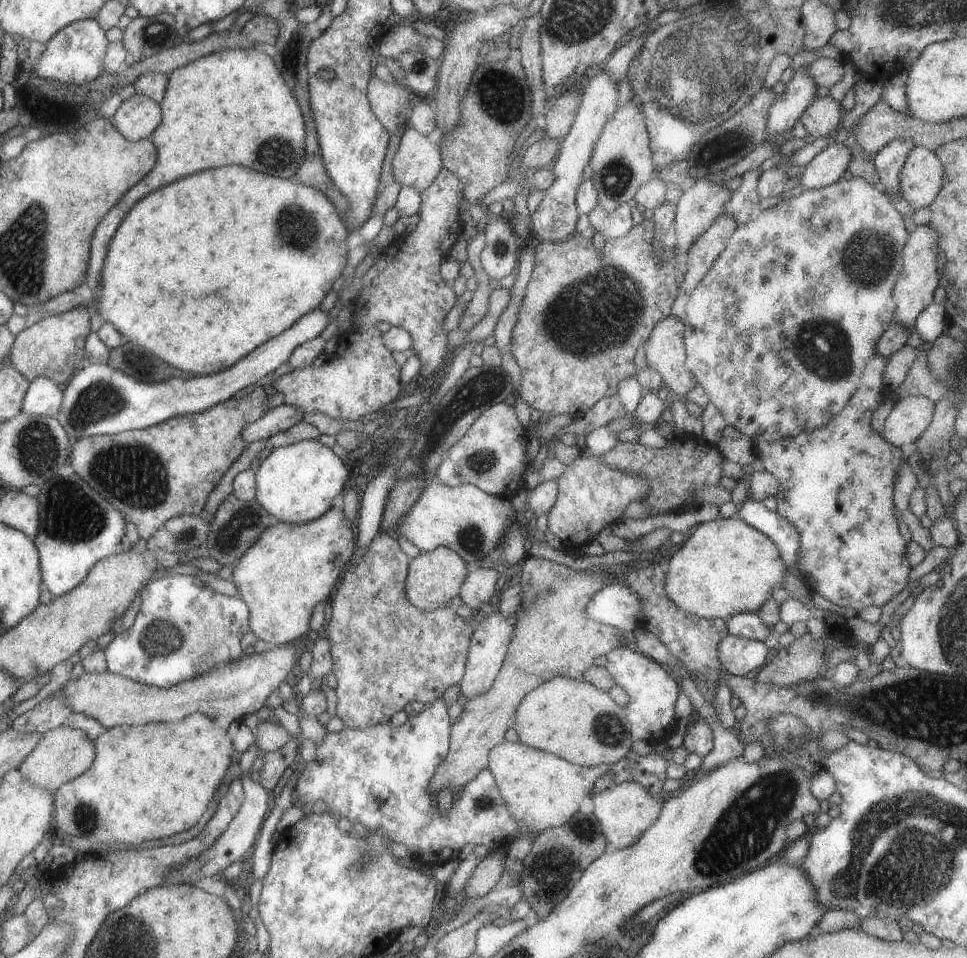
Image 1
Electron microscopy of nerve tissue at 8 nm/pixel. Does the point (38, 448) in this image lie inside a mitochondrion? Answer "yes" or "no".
yes

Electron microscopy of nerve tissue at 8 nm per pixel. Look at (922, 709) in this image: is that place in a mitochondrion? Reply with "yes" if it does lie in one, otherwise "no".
yes

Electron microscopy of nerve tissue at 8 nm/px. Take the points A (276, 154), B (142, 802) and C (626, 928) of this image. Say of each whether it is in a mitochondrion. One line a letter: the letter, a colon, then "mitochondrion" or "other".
A: mitochondrion
B: other
C: other

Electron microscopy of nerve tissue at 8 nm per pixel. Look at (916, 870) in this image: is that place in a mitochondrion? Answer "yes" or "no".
yes

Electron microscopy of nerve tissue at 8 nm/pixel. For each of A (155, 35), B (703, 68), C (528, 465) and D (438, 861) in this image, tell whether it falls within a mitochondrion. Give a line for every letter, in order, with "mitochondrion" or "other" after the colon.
A: mitochondrion
B: mitochondrion
C: other
D: other

